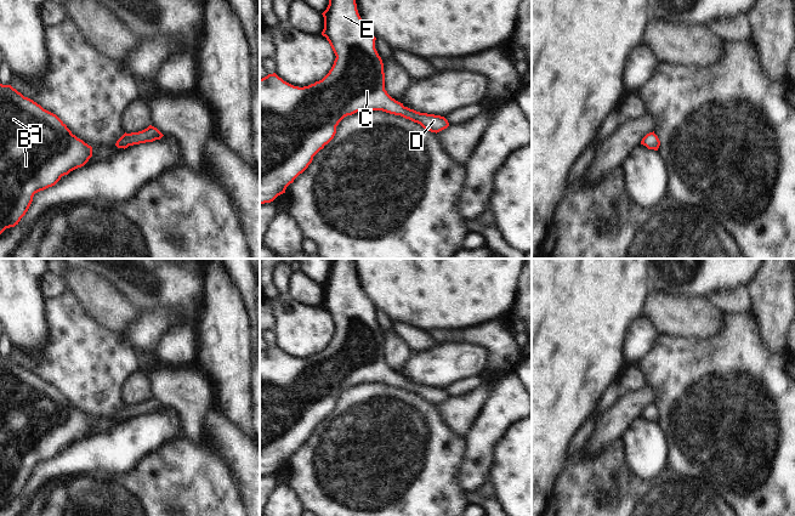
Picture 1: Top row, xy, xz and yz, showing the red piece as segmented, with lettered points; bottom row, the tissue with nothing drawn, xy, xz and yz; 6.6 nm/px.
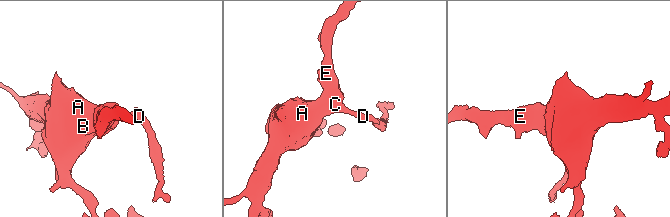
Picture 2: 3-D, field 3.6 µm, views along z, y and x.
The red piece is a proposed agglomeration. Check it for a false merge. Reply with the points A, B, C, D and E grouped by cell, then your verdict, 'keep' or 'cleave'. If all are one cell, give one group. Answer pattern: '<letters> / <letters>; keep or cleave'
A B C D E; keep

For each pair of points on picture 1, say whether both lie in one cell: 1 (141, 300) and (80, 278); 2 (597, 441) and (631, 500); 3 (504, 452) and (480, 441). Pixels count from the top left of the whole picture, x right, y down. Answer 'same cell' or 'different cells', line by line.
1: different cells
2: different cells
3: different cells

